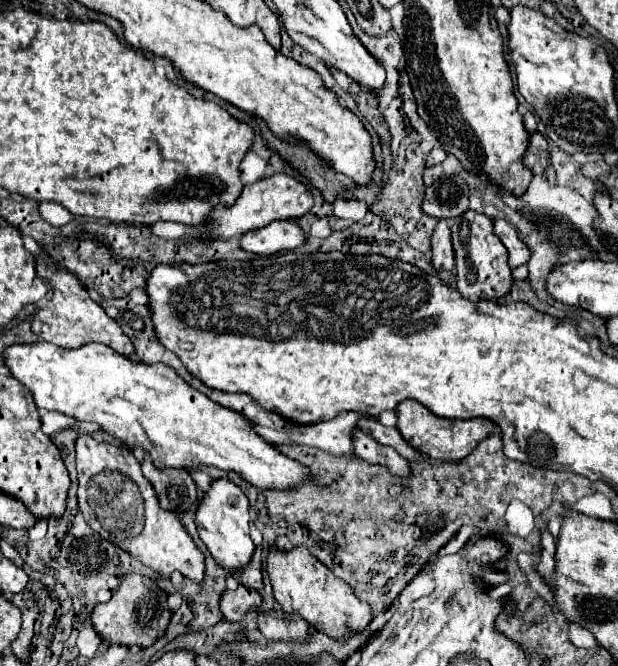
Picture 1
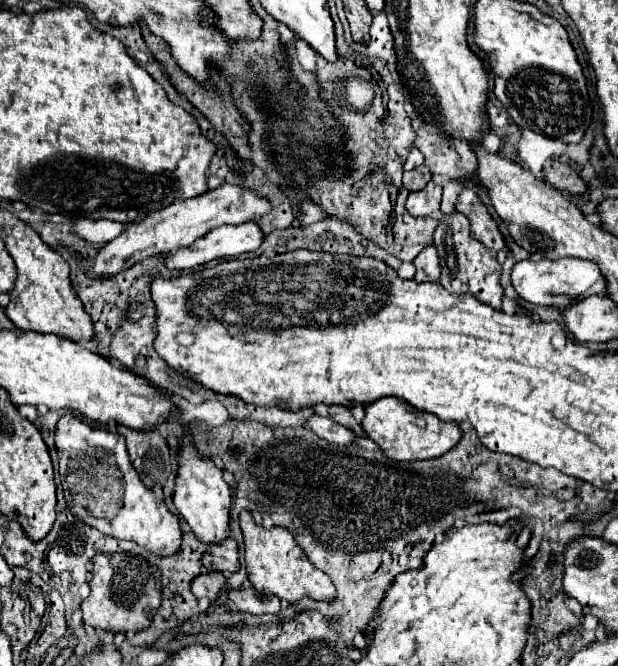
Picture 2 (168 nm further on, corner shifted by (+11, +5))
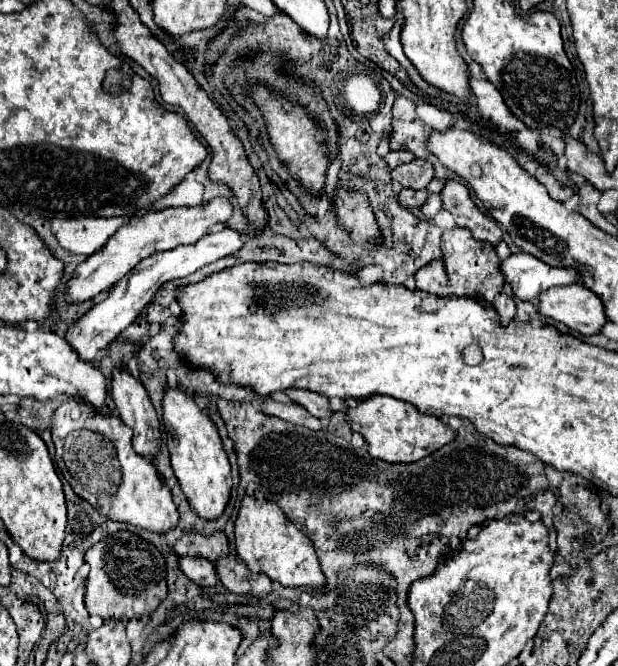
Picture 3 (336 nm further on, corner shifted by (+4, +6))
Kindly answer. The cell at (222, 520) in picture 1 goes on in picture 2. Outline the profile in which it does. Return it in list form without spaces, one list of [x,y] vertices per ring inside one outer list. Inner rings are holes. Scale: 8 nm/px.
[[[185,436],[179,450],[179,474],[175,482],[173,502],[177,512],[187,520],[193,534],[207,546],[221,544],[229,538],[229,510],[231,492],[223,480],[223,472],[207,458],[201,458],[191,446],[191,438]]]

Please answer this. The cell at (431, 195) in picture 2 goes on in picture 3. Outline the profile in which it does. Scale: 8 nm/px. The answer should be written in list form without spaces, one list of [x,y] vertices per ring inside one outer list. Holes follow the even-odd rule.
[[[402,189],[398,193],[400,203],[406,205],[406,207],[420,207],[420,205],[424,205],[426,197],[428,197],[426,189],[418,189],[418,191],[416,189]]]

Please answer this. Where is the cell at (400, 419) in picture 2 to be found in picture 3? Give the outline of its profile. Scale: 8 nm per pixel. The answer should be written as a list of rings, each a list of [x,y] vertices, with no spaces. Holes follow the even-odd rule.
[[[374,395],[368,399],[362,399],[356,407],[350,407],[346,411],[350,429],[354,433],[360,433],[366,439],[368,453],[372,457],[378,457],[380,461],[388,463],[412,463],[418,461],[436,449],[444,447],[456,437],[456,431],[446,427],[438,417],[424,415],[414,409],[414,405],[386,397],[386,395]]]

